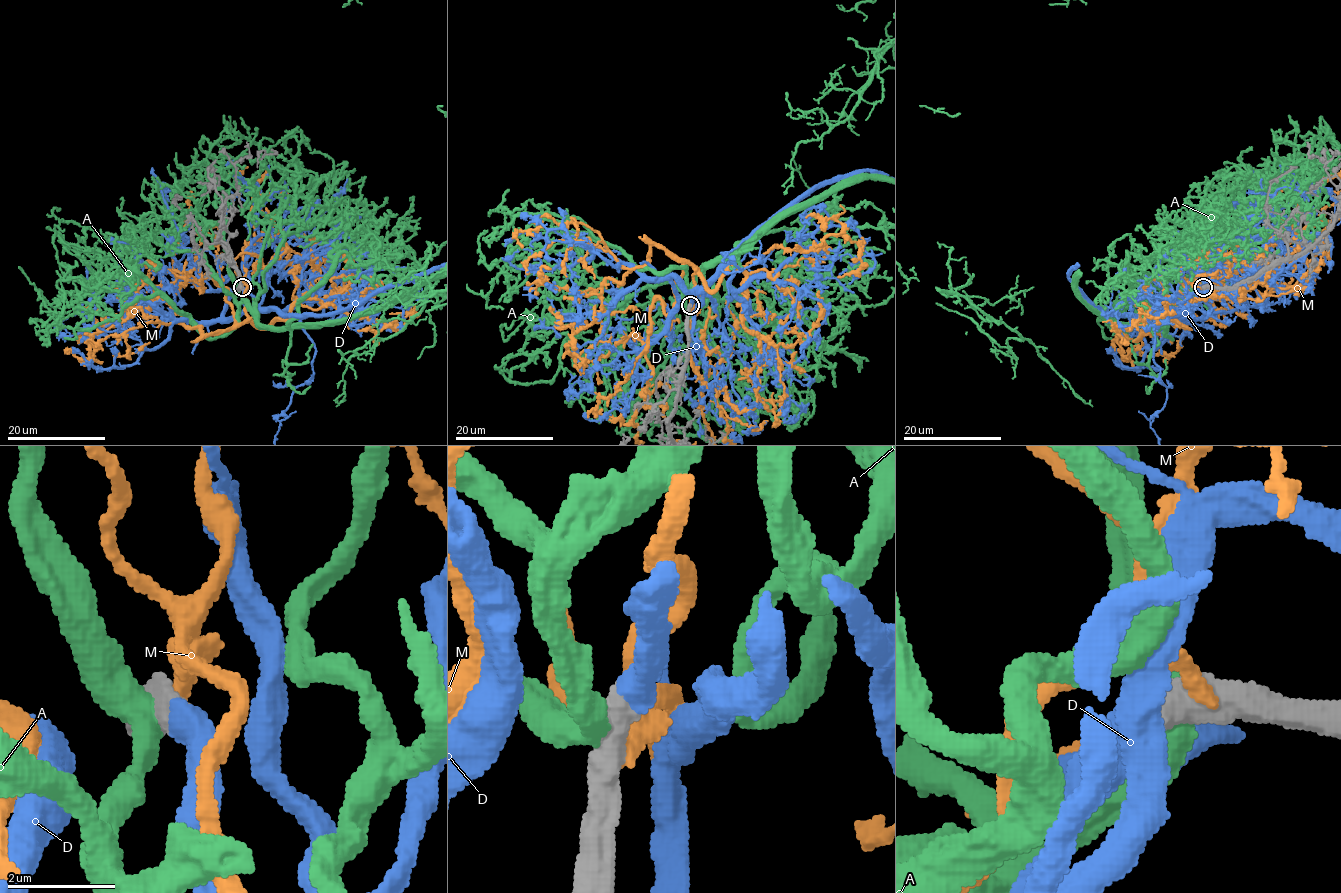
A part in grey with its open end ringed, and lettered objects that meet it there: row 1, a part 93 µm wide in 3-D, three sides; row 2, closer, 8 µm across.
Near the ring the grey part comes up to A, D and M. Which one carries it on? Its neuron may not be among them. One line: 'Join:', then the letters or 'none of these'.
Join: D

